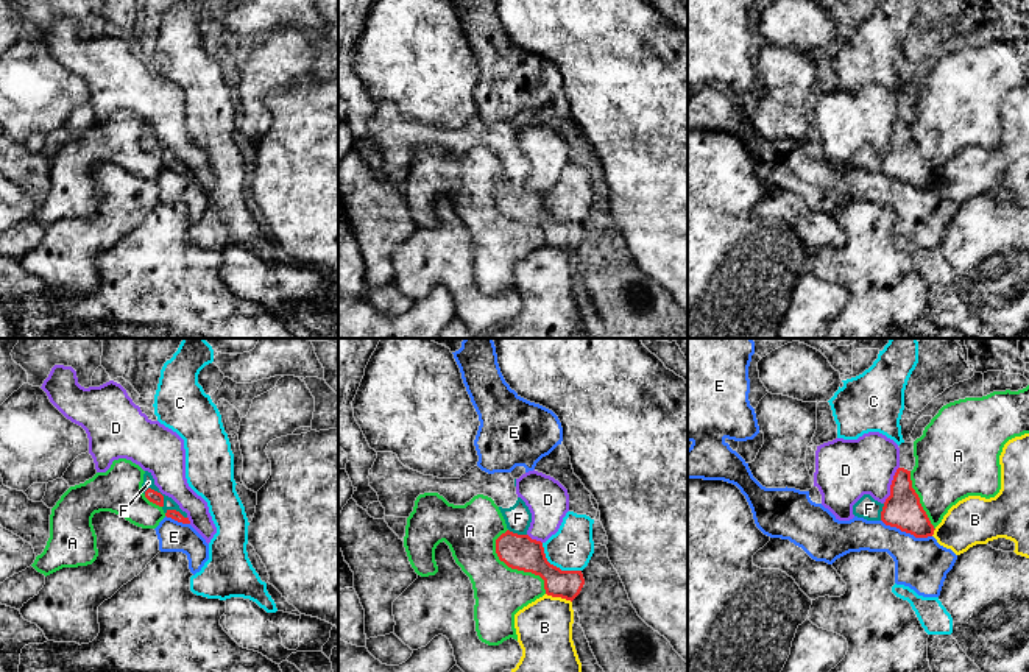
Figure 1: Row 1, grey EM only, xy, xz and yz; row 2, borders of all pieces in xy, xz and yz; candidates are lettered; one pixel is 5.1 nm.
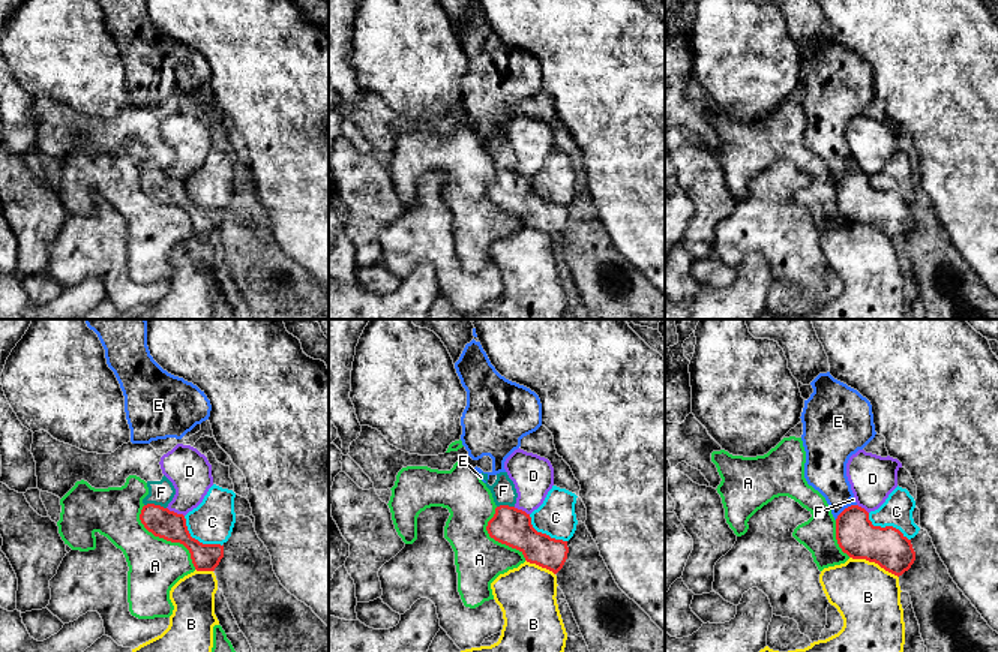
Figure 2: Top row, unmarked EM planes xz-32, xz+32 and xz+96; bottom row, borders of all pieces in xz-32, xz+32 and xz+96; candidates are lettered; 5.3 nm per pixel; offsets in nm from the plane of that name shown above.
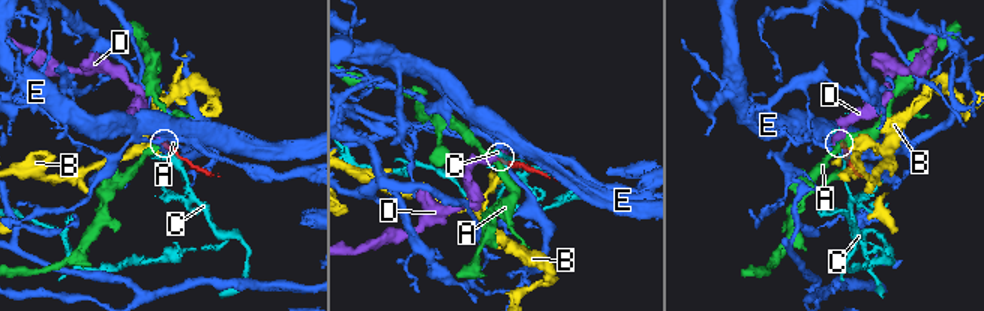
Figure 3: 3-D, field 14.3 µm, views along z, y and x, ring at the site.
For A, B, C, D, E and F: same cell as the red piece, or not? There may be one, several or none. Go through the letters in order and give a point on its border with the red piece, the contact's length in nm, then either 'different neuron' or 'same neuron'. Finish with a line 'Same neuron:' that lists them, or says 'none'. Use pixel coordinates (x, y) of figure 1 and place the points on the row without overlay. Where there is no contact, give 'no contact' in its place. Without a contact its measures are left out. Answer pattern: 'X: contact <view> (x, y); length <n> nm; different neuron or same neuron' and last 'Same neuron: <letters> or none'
A: contact xz (513, 219); length 400 nm; different neuron
B: contact xz (558, 247); length 140 nm; different neuron
C: contact xz (555, 217); length 260 nm; different neuron
D: contact yz (891, 136); length 200 nm; different neuron
E: contact yz (906, 183); length 280 nm; different neuron
F: contact xy (161, 145); length 130 nm; same neuron
Same neuron: F

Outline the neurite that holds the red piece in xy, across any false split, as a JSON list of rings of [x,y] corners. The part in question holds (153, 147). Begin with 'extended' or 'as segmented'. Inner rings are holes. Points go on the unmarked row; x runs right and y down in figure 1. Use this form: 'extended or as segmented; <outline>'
extended; [[[145,122],[145,125],[143,125],[142,140],[143,140],[145,148],[150,153],[159,156],[164,161],[167,168],[172,168],[182,175],[190,175],[187,164],[182,162],[172,148],[168,148],[159,142],[159,139],[154,136],[154,129],[153,129],[151,123],[148,123],[148,122]]]

